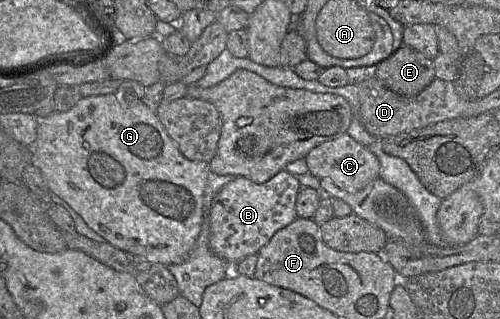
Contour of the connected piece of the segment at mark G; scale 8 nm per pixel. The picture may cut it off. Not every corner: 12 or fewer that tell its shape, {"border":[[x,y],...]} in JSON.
{"border":[[143,101],[40,120],[50,191],[165,266],[201,231],[208,162]]}

